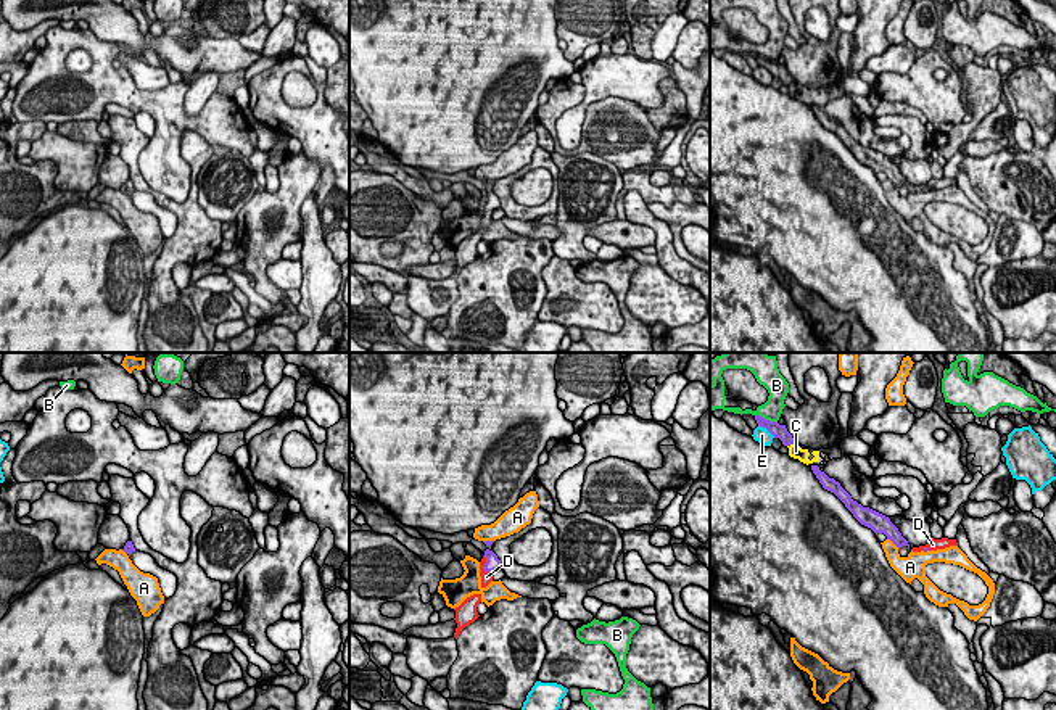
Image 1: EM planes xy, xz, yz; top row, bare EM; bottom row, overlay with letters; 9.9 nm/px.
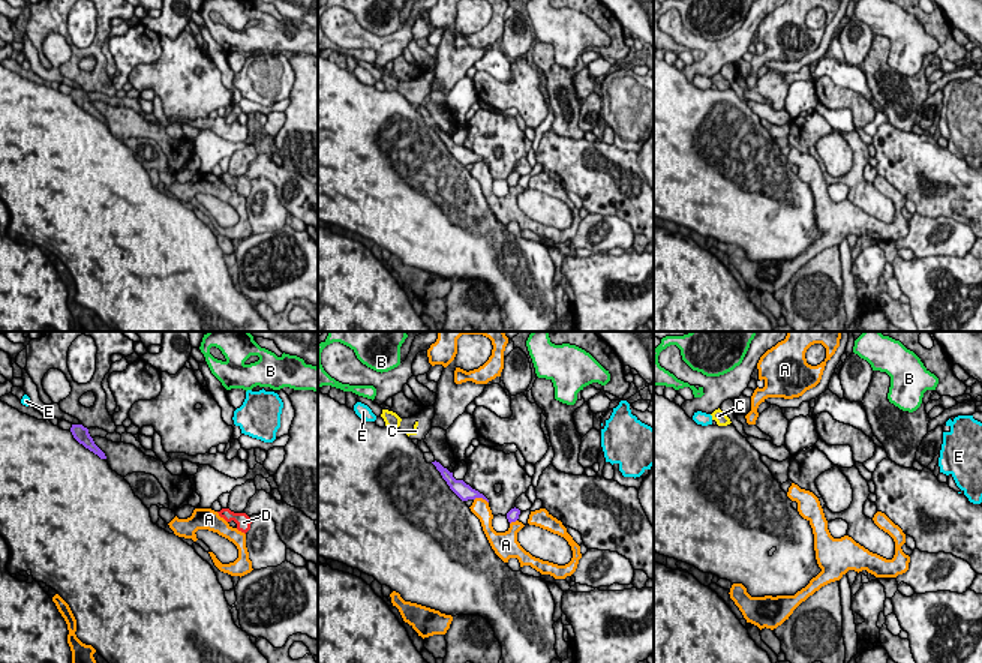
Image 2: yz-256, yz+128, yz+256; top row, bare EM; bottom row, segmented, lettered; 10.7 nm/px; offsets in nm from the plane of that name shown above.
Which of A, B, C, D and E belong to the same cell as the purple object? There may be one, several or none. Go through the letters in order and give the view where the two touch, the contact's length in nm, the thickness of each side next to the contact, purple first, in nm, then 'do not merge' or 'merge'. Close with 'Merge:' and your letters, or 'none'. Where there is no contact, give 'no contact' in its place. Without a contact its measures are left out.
A: contact in yz; length 160 nm; calibres 190 and 190 nm; do not merge
B: contact in yz; length 240 nm; calibres 140 and 200 nm; do not merge
C: contact in yz; length 90 nm; calibres 140 and 130 nm; do not merge
D: contact in xz; length 190 nm; calibres 140 and 130 nm; merge
E: contact in yz; length 220 nm; calibres 140 and 160 nm; do not merge
Merge: D

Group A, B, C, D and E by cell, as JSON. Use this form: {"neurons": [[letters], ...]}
{"neurons": [["A"], ["B"], ["C"], ["D"], ["E"]]}

